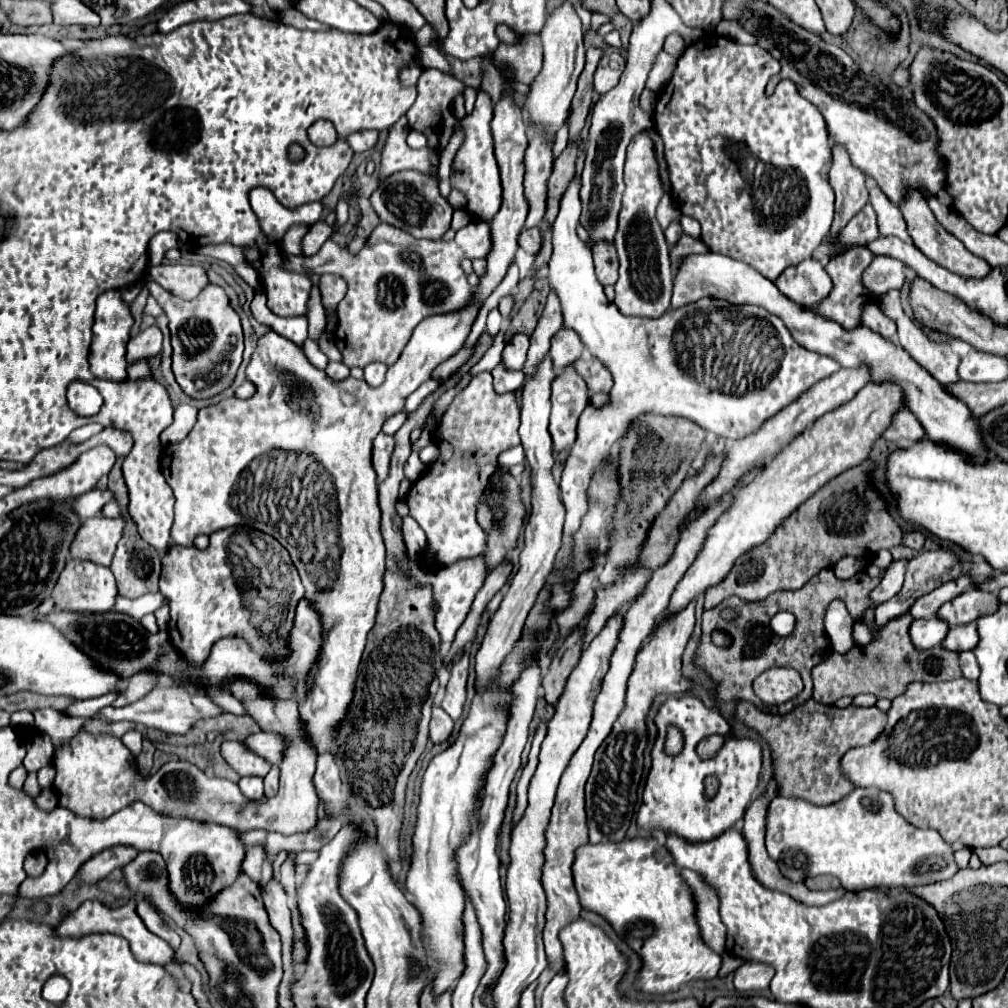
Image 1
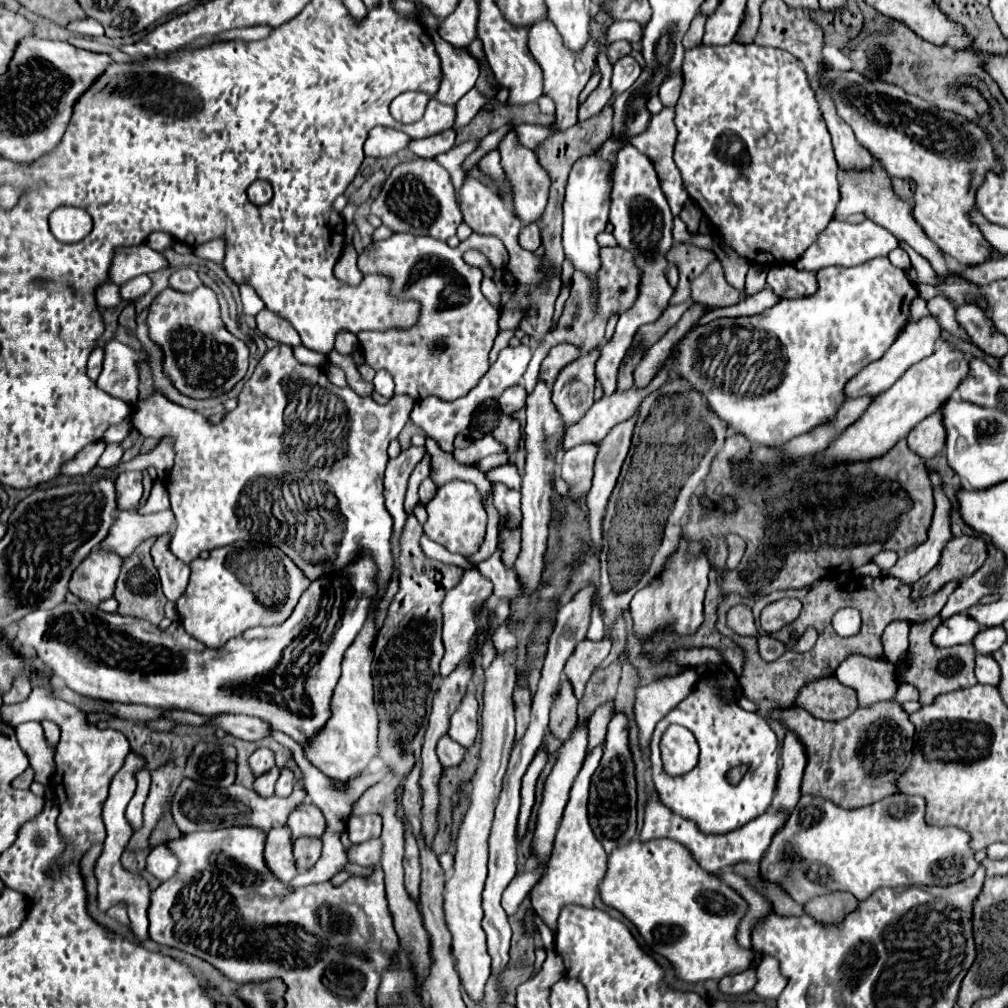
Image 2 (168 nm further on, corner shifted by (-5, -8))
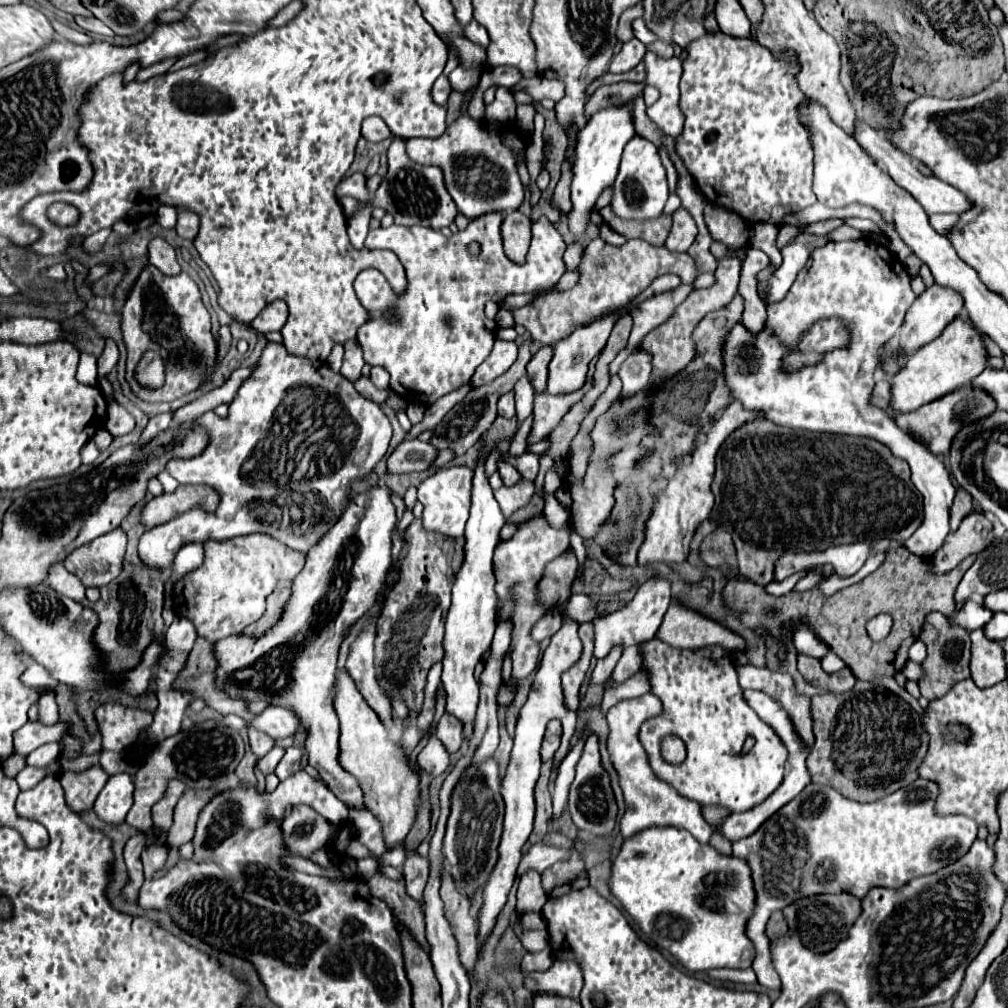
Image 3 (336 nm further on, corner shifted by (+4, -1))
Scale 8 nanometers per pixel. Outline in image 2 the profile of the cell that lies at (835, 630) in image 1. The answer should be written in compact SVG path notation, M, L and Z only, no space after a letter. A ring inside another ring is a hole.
M848 655L836 669L836 677L858 693L858 707L888 701L896 693L896 667L884 659L870 659L864 655Z

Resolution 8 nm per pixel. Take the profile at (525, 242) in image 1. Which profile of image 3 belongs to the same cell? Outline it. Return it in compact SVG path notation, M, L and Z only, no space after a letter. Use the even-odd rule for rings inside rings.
M519 210L505 214L501 224L501 236L507 258L517 264L525 262L525 254L531 242L531 220L523 216Z

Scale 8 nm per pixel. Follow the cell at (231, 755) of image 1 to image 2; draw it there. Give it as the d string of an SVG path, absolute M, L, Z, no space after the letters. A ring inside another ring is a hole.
M260 747L260 749L256 749L256 751L250 755L248 765L250 765L254 777L258 777L260 773L266 773L268 769L274 767L274 753L272 753L270 749Z

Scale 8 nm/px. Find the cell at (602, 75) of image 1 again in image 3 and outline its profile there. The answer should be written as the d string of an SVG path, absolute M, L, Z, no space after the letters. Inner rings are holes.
M637 38L625 42L623 48L621 48L621 52L611 62L611 72L613 74L621 74L621 72L627 72L627 70L635 68L643 60L645 52L647 52L645 44L639 42Z

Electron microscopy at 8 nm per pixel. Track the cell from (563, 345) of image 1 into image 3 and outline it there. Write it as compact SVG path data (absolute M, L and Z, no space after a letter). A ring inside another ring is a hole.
M543 346L527 364L527 378L535 388L535 392L543 392L547 388L547 366L549 366L551 354L553 354L553 348Z

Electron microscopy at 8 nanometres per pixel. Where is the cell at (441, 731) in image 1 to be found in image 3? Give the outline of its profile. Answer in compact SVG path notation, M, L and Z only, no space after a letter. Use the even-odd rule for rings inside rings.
M437 736L429 738L427 746L417 756L417 764L429 776L439 776L449 768L449 752L443 748L443 744Z

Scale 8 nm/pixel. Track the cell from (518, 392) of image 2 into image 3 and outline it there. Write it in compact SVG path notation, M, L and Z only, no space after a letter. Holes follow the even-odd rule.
M507 392L499 398L499 416L505 416L505 418L513 418L515 416L515 398L513 398L513 392Z

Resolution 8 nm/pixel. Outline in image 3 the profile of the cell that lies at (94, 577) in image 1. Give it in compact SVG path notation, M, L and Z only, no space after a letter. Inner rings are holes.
M115 528L111 530L111 534L103 534L93 542L81 546L79 550L73 550L63 564L69 572L79 576L85 588L101 588L119 576L125 546L125 532L121 528Z

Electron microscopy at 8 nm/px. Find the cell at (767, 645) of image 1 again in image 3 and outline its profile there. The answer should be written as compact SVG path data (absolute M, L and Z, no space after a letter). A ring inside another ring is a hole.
M895 546L895 548L887 550L883 564L873 574L869 574L867 578L863 578L861 582L857 582L849 588L835 592L833 596L825 596L821 590L811 588L807 592L789 592L785 596L775 598L775 596L767 594L763 590L763 586L759 586L759 584L729 580L729 584L725 588L725 600L731 608L743 610L741 620L749 628L753 628L761 634L769 632L777 638L783 638L783 630L781 630L783 622L793 624L793 620L805 616L809 620L811 632L817 638L821 638L829 648L833 648L833 652L849 666L851 674L857 680L871 682L877 676L895 676L899 672L899 668L897 668L899 652L901 652L901 668L905 666L909 646L919 638L919 630L923 628L923 622L929 612L941 612L945 616L955 612L953 594L955 594L957 584L961 582L963 574L969 570L969 566L973 562L975 562L975 556L967 556L951 572L935 574L931 570L931 560L911 554L905 546ZM747 604L749 604L749 610L747 610ZM769 610L773 610L775 614L767 616ZM879 612L897 614L897 624L893 626L893 630L885 642L875 644L867 636L865 624L869 618L877 616Z

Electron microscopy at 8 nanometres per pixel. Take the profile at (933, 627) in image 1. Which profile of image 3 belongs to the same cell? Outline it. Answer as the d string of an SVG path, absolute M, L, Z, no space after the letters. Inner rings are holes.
M967 600L965 606L961 608L961 612L955 614L953 622L965 630L977 630L977 628L983 628L991 618L993 618L993 614L991 614L991 610L987 610L983 606L983 602Z

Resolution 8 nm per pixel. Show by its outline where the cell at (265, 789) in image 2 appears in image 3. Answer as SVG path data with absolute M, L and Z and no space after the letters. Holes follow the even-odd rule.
M275 746L269 754L265 754L259 760L259 768L263 770L263 774L271 774L275 770L275 766L279 764L279 760L283 758L283 754L285 754L285 748L281 748L281 746Z

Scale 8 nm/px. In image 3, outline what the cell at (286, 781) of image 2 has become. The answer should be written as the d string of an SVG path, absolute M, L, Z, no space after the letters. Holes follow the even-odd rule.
M287 748L283 760L281 760L279 766L275 768L275 774L279 776L279 780L285 780L285 778L289 778L291 774L303 770L303 766L301 766L303 756L305 756L305 752L303 752L301 748Z

